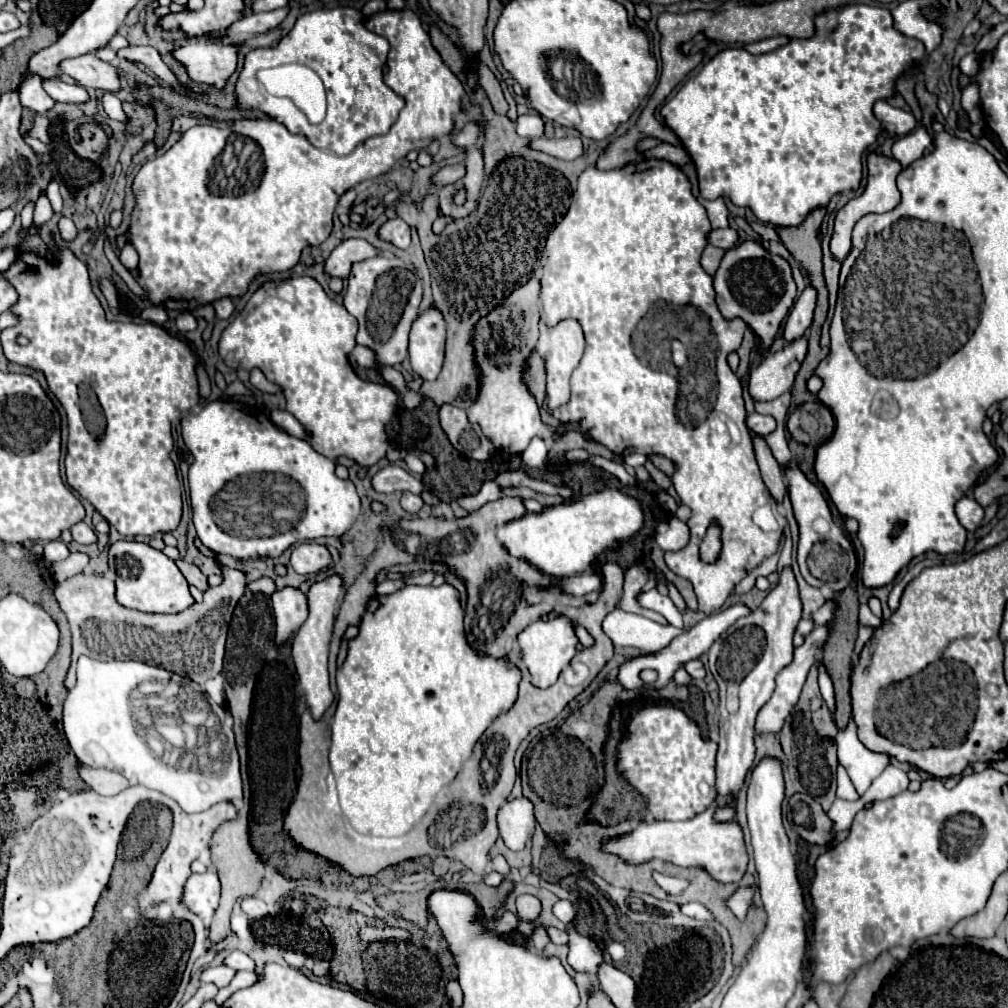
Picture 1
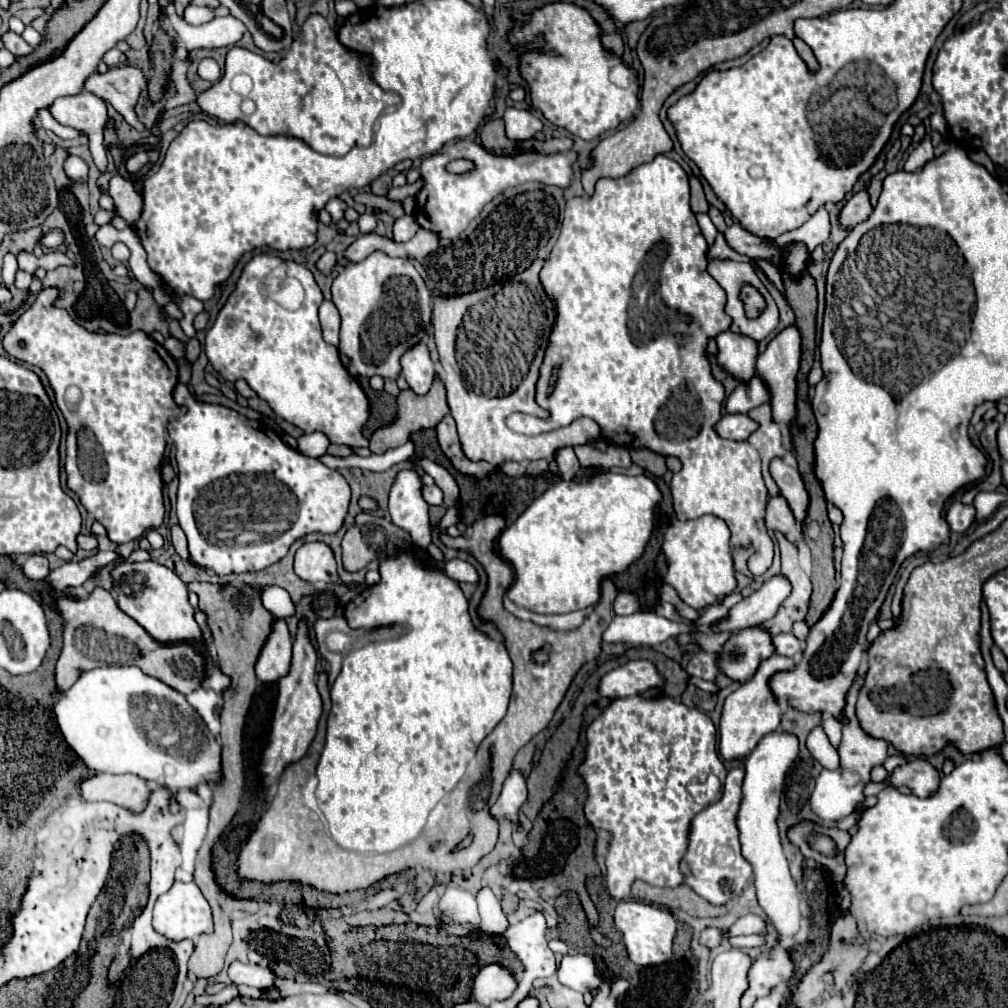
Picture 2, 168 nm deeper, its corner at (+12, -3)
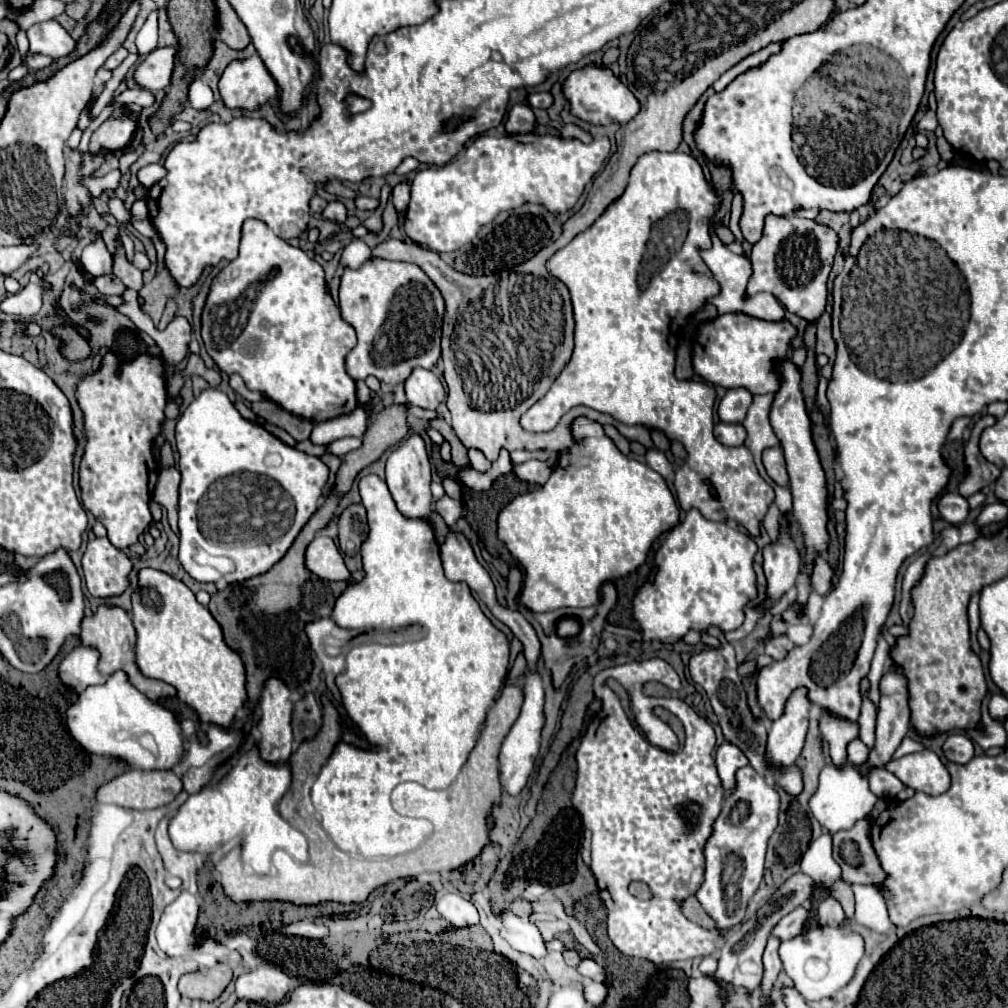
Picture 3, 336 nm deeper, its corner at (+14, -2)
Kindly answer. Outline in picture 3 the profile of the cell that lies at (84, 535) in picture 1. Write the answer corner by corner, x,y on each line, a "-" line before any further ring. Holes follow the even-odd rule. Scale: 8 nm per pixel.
107,537
91,539
81,563
87,589
93,597
111,597
125,591
131,561

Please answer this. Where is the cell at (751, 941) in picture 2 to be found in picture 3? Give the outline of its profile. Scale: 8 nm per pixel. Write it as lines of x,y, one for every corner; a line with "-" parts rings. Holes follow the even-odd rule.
815,927
805,931
789,941
783,941
779,947
785,973
793,979
795,989
811,1001
833,997
843,989
855,973
857,963
863,957
863,939
843,927

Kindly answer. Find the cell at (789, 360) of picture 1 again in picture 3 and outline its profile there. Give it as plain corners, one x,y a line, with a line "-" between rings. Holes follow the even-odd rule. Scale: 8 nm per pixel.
743,387
729,389
719,403
717,415
725,423
741,423
745,419
745,413
751,403
753,403
753,395
747,389
743,389

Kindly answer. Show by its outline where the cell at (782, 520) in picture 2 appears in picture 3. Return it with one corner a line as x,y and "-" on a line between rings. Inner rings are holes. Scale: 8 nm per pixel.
817,555
817,559
813,559
813,575
809,579
819,595
825,595
831,589
831,577
833,569
829,567
825,555

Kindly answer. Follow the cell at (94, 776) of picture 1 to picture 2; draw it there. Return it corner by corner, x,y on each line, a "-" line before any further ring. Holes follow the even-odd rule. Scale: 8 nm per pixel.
97,774
81,784
85,800
107,800
119,804
133,814
141,814
147,808
151,788
135,774

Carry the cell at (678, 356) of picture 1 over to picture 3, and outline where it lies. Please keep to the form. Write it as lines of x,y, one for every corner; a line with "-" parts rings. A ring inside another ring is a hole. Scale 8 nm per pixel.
649,151
637,159
623,195
617,197
593,225
589,225
581,235
575,235
569,245
547,261
547,271
569,287
575,317
575,349
547,395
525,411
519,423
527,431
551,431
569,409
585,405
599,413
607,413
625,425
659,429
669,441
679,441
687,451
685,463
675,473
675,491
681,509
697,509
705,519
743,525
751,537
759,537
761,519
773,503
773,489
757,473
753,455
747,447
727,447
713,437
713,385
695,379
679,381
675,377
677,342
689,315
697,313
713,295
717,295
717,291
721,291
721,287
717,287
717,279
705,271
705,265
699,259
699,251
711,247
709,219
715,217
717,207
717,195
705,181
701,165
691,155
677,151
-
655,233
661,233
661,239
671,239
677,249
647,291
639,291
637,271
647,249
647,241

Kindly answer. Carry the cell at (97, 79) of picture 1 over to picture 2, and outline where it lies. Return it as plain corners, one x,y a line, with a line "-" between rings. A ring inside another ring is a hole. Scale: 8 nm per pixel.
115,66
109,68
107,74
95,74
91,80
87,80
85,90
103,96
135,130
143,132
147,130
145,124
139,124
139,118
135,114
135,104
139,98
139,92
149,82
149,72
143,72
137,66

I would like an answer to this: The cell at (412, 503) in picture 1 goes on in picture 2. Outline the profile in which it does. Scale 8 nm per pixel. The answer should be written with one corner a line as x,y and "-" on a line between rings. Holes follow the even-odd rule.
399,470
389,492
389,514
395,526
409,532
417,550
431,544
429,504
421,496
423,480
417,470

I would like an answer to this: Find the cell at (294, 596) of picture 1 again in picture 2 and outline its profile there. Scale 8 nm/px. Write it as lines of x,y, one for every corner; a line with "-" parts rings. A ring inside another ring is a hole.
277,618
273,624
273,632
259,654
255,672
261,684
273,684
279,678
287,676
291,664
291,636
287,624

